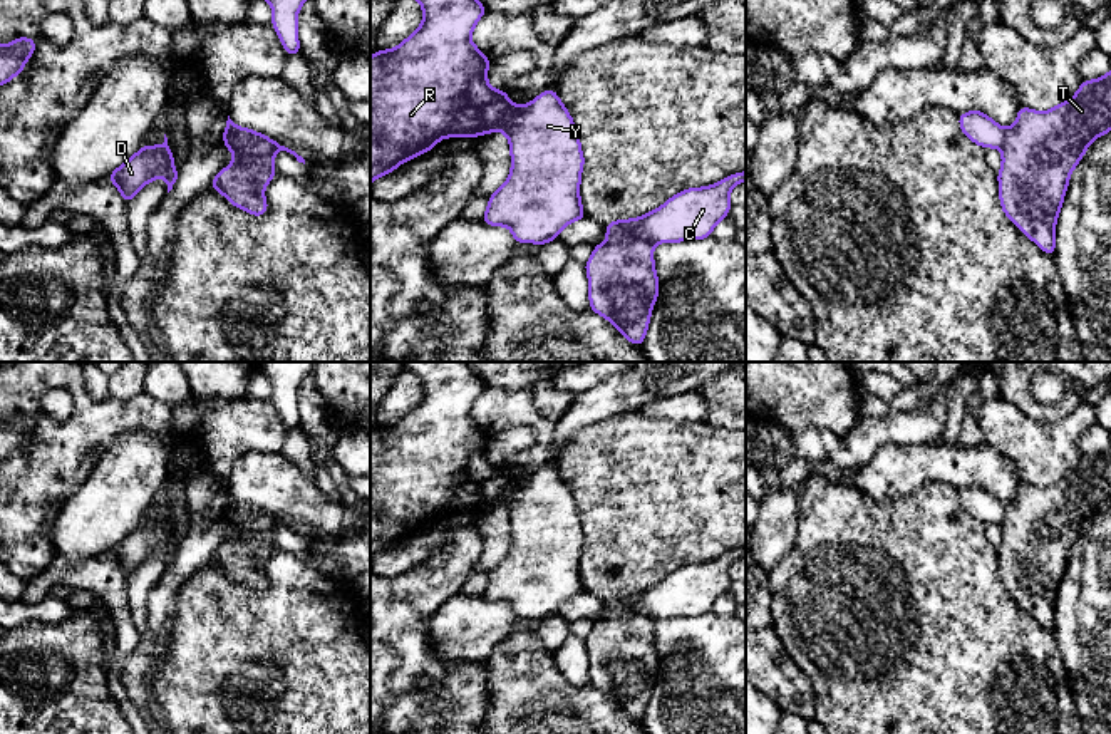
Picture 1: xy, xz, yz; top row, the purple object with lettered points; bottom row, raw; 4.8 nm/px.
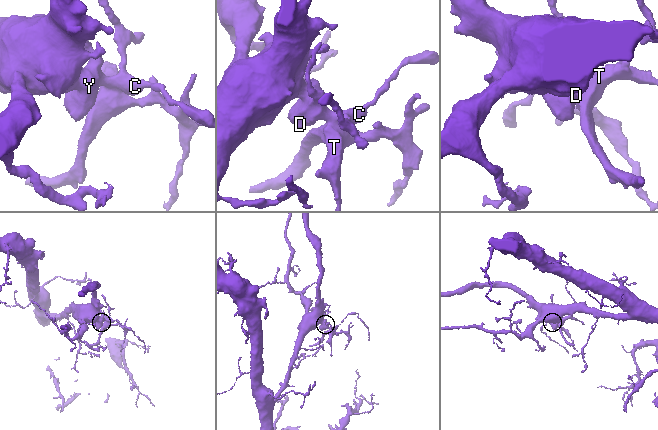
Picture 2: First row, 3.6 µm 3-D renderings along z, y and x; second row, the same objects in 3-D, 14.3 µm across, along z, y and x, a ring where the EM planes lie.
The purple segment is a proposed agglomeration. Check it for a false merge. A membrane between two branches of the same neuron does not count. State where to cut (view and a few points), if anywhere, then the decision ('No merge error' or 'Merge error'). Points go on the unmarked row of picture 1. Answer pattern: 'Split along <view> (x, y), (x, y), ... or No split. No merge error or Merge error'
Split along xz (607, 615), (647, 615), (654, 619). Merge error

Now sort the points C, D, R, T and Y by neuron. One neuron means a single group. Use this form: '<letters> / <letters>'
C D R Y / T

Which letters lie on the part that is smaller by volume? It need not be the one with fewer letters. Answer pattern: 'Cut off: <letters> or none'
Cut off: T

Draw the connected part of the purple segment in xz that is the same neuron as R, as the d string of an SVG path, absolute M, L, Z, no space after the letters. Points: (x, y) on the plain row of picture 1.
M402 362L404 370L422 380L422 399L395 424L377 426L370 432L370 560L392 548L402 538L436 523L444 513L478 513L501 506L509 516L511 548L506 558L489 571L483 597L508 602L518 618L550 618L570 598L583 595L580 555L585 533L575 498L553 464L541 468L524 481L516 481L506 466L488 459L489 436L473 417L471 409L486 389L468 362Z

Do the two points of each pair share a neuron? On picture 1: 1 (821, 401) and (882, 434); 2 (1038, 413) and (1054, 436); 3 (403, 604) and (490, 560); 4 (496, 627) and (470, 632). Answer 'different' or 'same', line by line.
1: different
2: different
3: different
4: same

